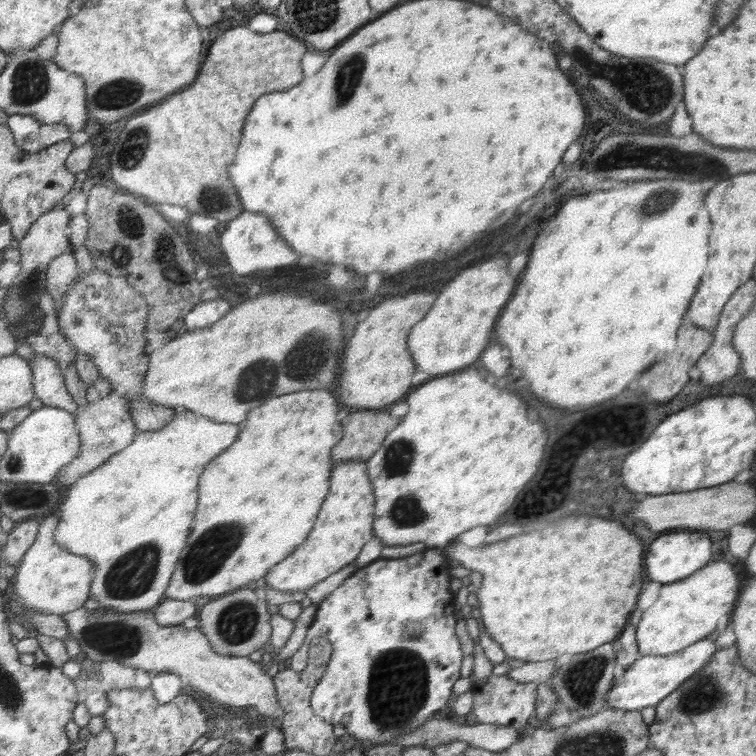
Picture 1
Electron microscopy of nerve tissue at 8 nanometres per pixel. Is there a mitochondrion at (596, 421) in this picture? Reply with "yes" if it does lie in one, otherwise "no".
no

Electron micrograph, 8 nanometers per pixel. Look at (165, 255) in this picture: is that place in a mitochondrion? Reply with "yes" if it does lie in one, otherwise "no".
yes

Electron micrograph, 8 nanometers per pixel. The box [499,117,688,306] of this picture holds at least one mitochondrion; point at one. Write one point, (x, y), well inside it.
(662, 200)

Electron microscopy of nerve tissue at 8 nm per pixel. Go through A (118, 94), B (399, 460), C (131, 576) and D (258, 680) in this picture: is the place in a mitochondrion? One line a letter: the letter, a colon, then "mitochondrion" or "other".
A: mitochondrion
B: mitochondrion
C: mitochondrion
D: other

